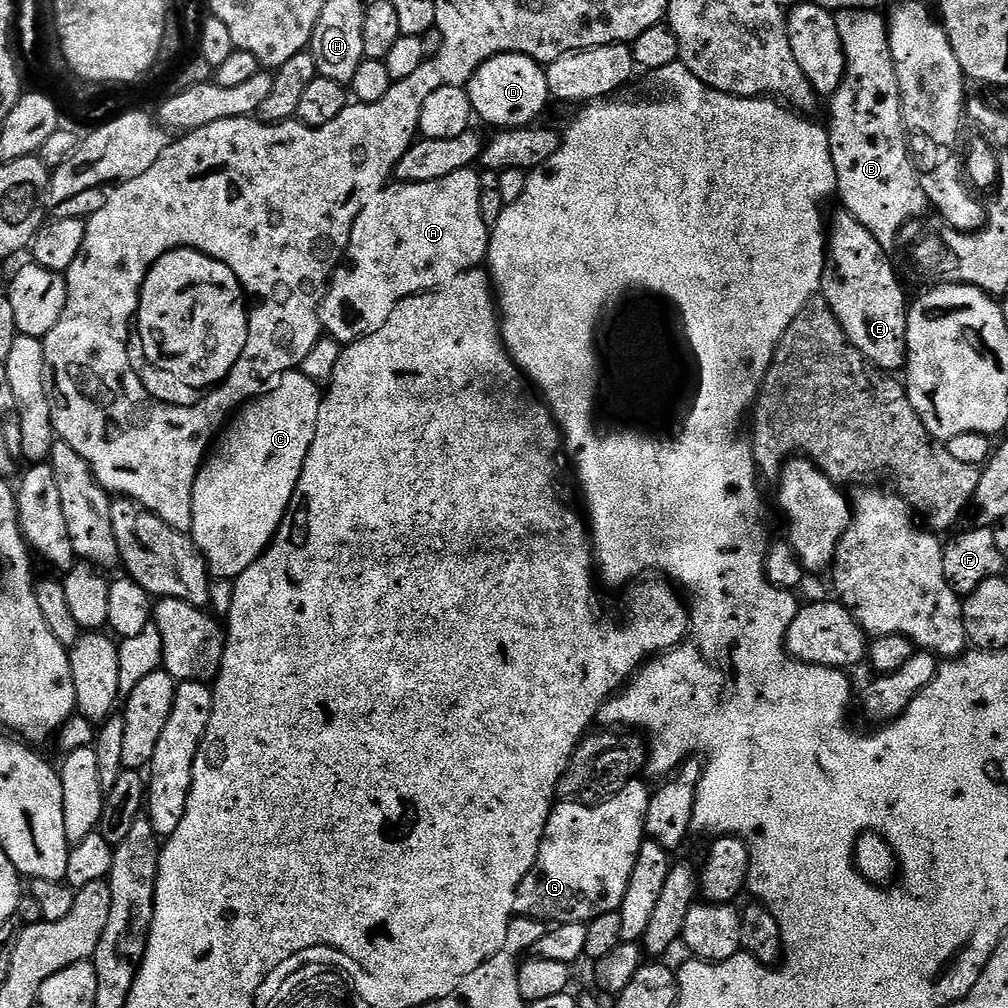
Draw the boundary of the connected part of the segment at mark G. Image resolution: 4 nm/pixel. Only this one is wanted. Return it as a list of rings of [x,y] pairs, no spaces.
[[[637,778],[629,782],[614,799],[604,804],[562,804],[557,803],[546,822],[544,837],[538,850],[534,866],[522,878],[514,894],[514,913],[530,920],[543,920],[549,925],[589,924],[602,914],[619,909],[634,870],[636,851],[644,843],[644,819],[648,809],[650,788]]]

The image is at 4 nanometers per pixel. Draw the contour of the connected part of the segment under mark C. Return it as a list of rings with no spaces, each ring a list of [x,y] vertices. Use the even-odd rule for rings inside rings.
[[[300,370],[285,372],[283,376],[275,381],[274,386],[269,387],[263,395],[243,405],[231,417],[230,426],[225,427],[219,433],[218,439],[211,445],[210,451],[205,455],[204,463],[200,465],[200,469],[196,475],[196,481],[194,482],[194,490],[192,491],[192,531],[190,533],[190,539],[196,551],[204,557],[204,563],[207,567],[209,577],[216,579],[217,576],[220,580],[228,580],[227,582],[235,581],[237,576],[242,575],[267,550],[269,544],[272,543],[273,536],[276,535],[276,531],[280,529],[280,524],[284,520],[284,515],[288,509],[288,503],[291,502],[292,495],[296,489],[300,471],[306,462],[306,454],[316,437],[318,410],[320,409],[320,401],[322,399],[321,385],[319,388],[310,377],[303,376],[302,373],[303,371]]]

